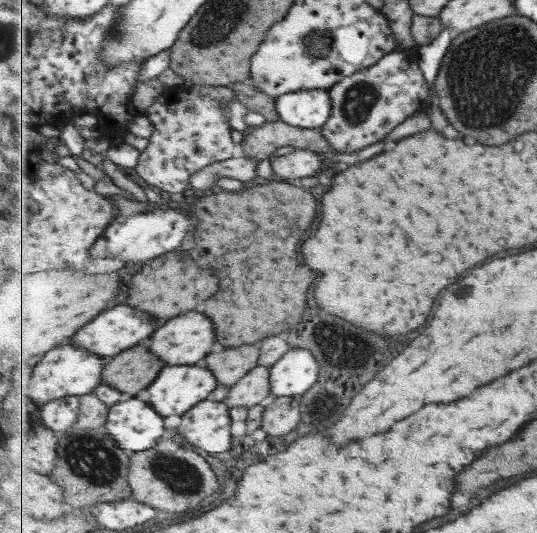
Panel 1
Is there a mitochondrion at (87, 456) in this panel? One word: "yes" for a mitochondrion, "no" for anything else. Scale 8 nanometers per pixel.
yes

